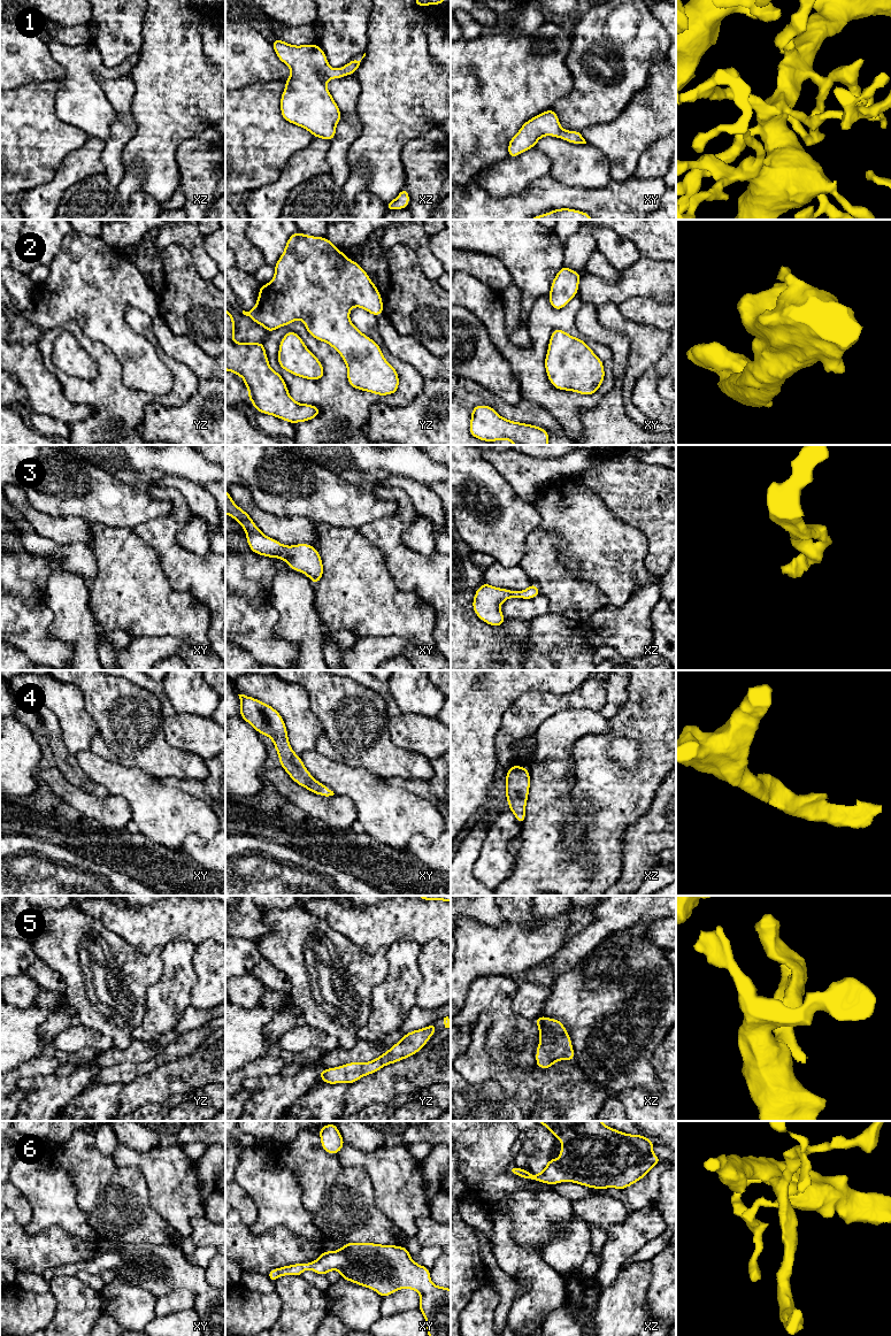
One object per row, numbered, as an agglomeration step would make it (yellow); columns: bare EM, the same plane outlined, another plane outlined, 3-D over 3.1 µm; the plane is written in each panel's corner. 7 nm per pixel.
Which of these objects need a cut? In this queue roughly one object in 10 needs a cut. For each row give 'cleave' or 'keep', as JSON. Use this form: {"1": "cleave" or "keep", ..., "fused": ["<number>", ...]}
{"1": "keep", "2": "keep", "3": "keep", "4": "keep", "5": "keep", "6": "keep", "fused": []}

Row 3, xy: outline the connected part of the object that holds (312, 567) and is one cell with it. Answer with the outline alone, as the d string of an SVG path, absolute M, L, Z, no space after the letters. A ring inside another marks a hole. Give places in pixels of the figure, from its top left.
M225 490L225 514L240 523L252 552L268 558L279 558L294 571L301 571L317 584L323 576L323 563L316 547L309 544L286 546L261 532L251 516L239 508Z

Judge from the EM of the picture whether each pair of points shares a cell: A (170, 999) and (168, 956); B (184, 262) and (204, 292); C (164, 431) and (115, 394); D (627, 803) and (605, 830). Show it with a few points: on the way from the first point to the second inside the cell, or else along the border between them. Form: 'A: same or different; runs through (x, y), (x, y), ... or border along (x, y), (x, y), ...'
A: same; runs through (170, 989), (170, 966)
B: same; runs through (184, 269), (184, 273), (197, 285)
C: different; border along (147, 404), (140, 427)
D: same; runs through (620, 808), (605, 823)

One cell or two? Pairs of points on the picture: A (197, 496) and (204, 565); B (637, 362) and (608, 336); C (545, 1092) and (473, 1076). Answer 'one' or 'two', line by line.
A: two
B: two
C: one

